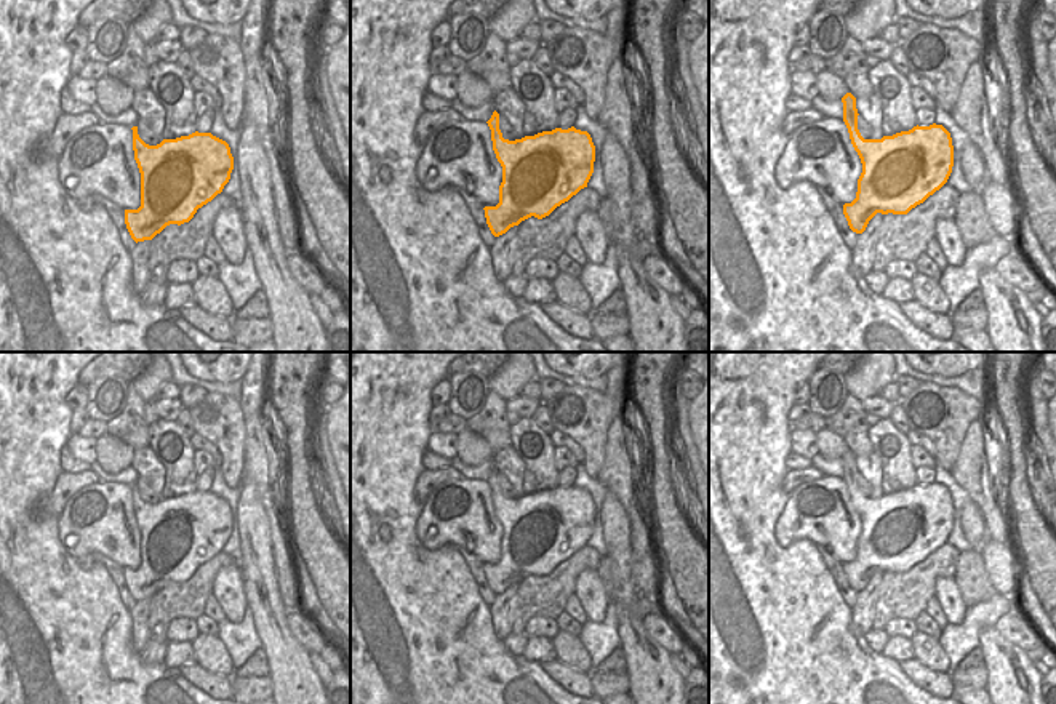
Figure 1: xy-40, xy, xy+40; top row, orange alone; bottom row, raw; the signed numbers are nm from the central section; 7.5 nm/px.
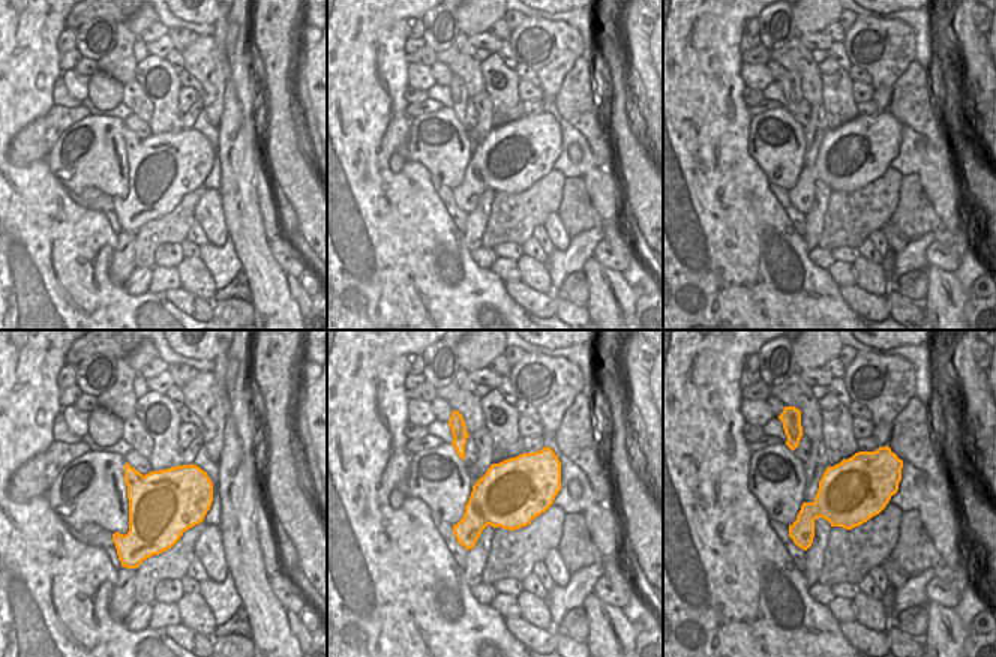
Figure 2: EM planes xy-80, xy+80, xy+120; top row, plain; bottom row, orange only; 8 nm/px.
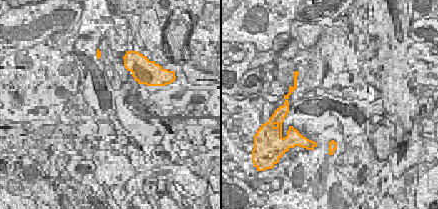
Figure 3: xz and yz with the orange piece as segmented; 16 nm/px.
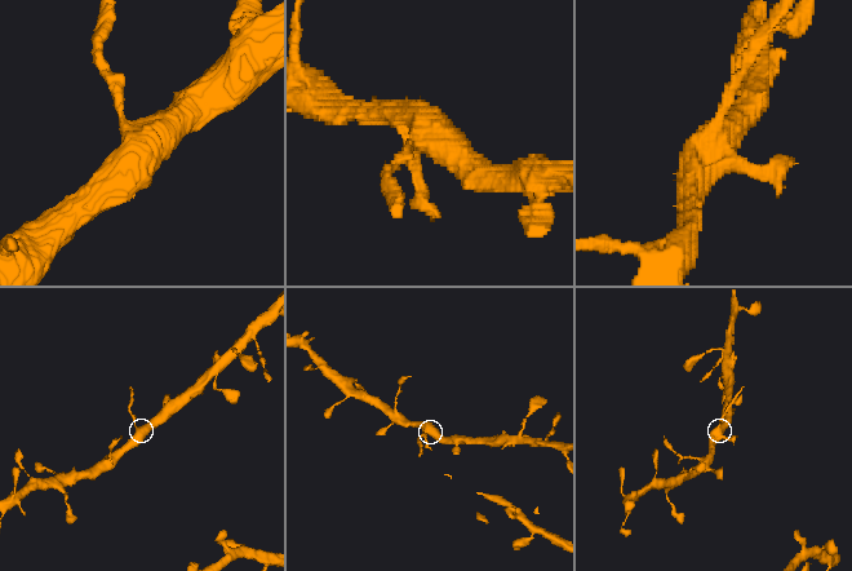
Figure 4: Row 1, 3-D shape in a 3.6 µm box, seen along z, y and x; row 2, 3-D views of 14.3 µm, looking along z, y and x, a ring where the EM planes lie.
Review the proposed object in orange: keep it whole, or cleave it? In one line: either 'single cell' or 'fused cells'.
fused cells

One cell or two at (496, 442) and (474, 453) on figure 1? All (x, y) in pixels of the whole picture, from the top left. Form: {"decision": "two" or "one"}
{"decision": "two"}

